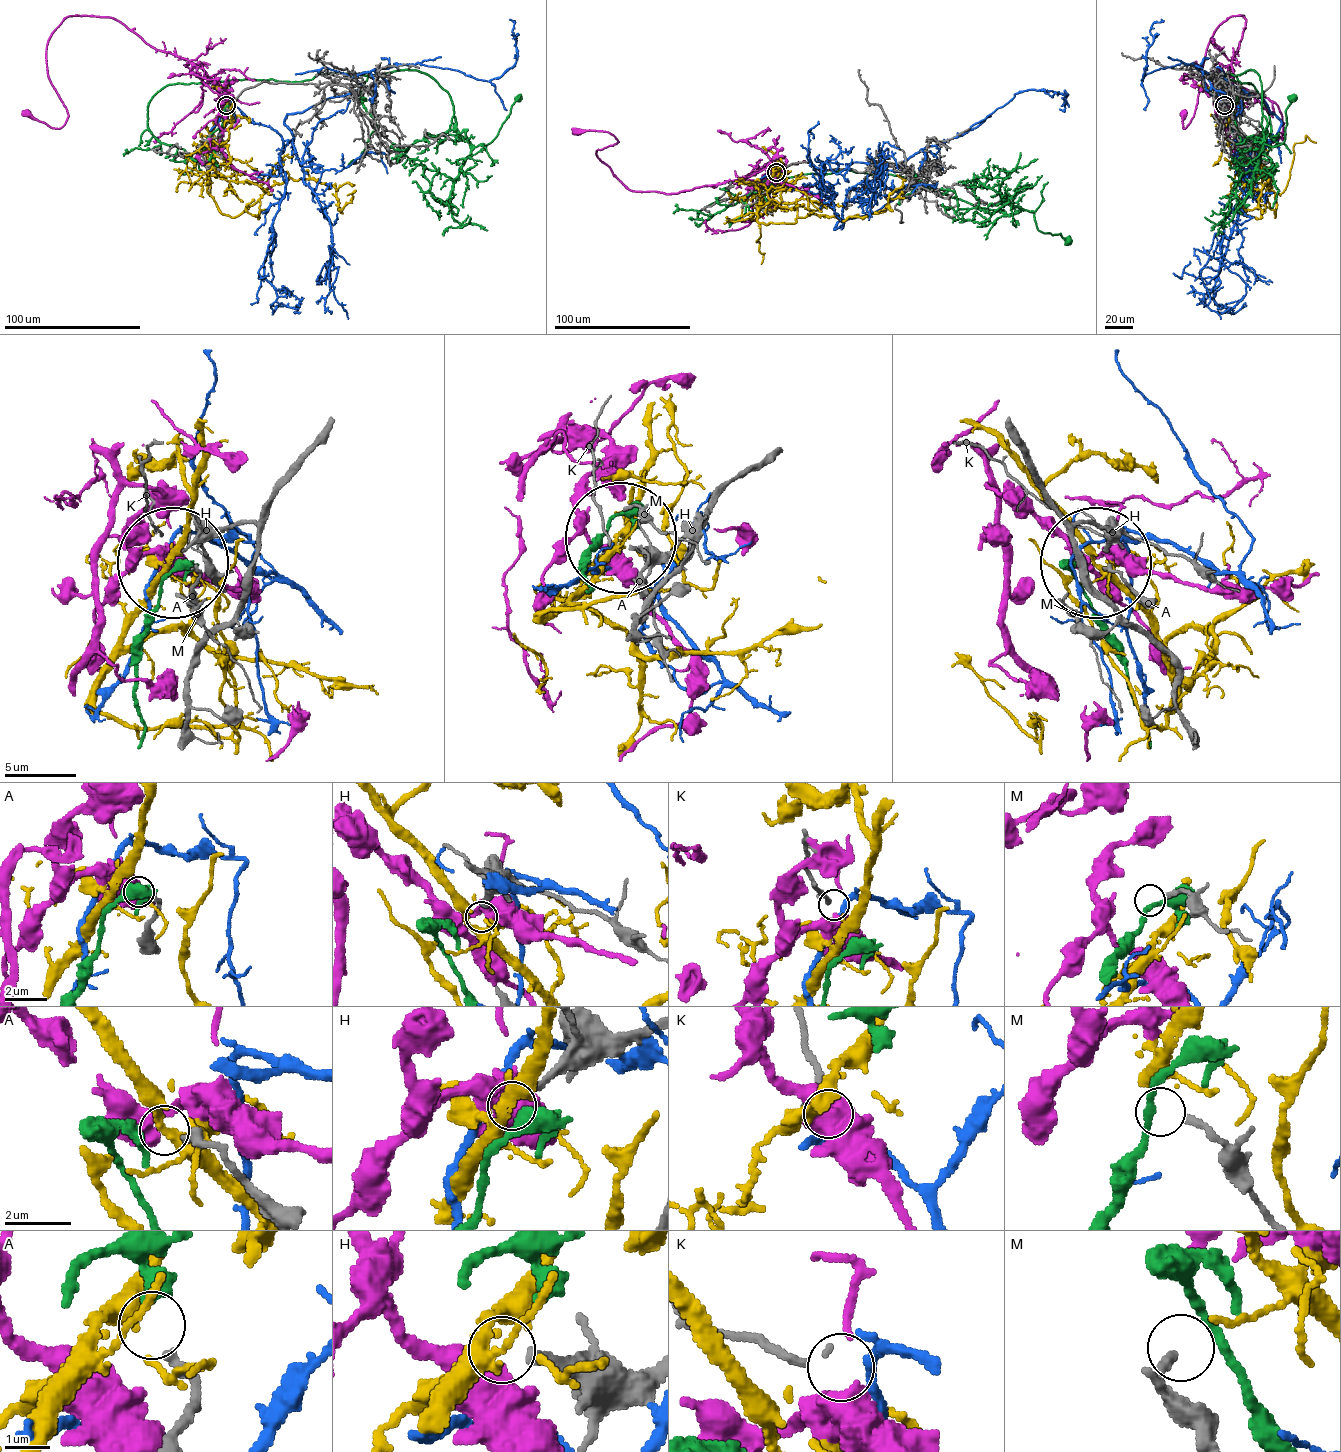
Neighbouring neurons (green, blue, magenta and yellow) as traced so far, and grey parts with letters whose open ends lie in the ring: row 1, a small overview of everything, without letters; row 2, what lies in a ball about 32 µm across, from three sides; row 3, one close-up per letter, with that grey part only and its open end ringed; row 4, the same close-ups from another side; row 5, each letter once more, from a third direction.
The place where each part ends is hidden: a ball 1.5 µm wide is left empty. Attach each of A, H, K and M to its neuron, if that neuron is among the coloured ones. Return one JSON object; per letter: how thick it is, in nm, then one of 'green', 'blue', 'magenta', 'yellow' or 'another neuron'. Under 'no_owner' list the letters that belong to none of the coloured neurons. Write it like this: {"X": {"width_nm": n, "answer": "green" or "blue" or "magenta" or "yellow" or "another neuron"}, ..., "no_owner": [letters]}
{"A": {"width_nm": 280, "answer": "green"}, "H": {"width_nm": 220, "answer": "another neuron"}, "K": {"width_nm": 110, "answer": "blue"}, "M": {"width_nm": 220, "answer": "another neuron"}, "no_owner": ["H", "M"]}

